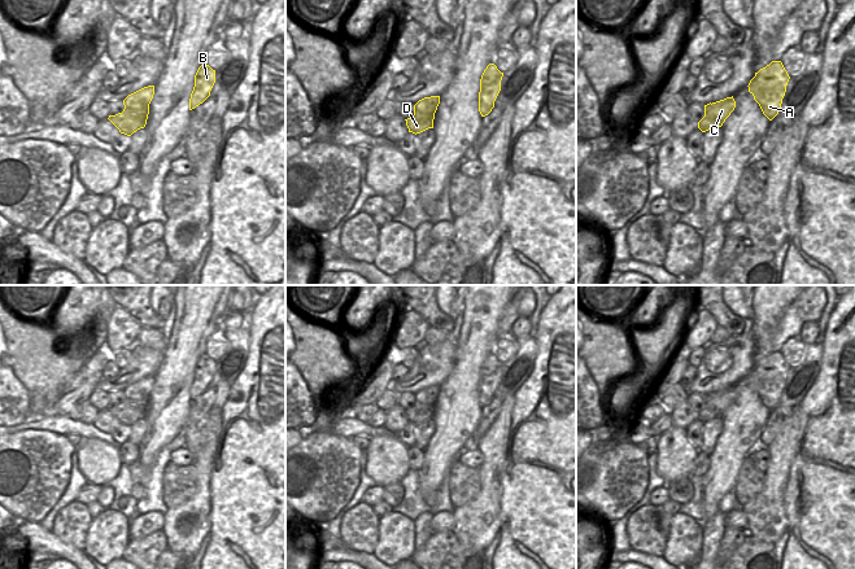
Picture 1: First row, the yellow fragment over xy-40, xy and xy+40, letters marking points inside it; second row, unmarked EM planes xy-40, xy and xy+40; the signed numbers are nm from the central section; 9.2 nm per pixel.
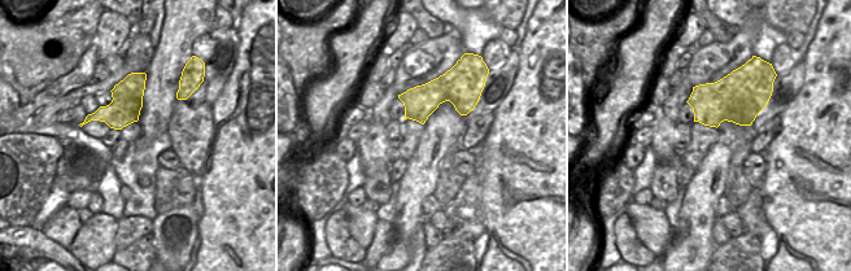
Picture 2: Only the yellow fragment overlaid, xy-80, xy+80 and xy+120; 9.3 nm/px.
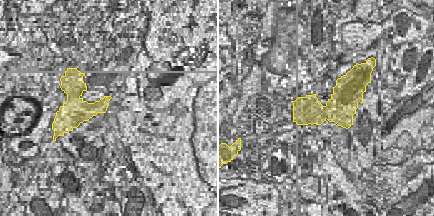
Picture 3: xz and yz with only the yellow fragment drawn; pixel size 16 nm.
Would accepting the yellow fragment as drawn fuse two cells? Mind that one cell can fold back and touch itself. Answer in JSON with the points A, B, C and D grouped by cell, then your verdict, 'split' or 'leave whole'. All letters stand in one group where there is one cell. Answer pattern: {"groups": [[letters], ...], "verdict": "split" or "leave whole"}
{"groups": [["A", "B", "C"], ["D"]], "verdict": "split"}

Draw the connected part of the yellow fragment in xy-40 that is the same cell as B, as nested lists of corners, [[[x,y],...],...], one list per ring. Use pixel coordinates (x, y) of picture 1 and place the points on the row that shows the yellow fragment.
[[[202,64],[195,75],[195,87],[189,99],[189,110],[202,104],[209,96],[215,83],[215,70]]]

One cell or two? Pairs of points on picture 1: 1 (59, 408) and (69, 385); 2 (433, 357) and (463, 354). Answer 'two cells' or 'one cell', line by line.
1: two cells
2: two cells

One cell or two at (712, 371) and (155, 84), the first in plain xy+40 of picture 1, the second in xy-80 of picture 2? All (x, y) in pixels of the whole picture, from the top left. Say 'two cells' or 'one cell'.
two cells

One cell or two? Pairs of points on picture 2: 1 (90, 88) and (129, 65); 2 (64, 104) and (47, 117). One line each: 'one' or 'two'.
1: one
2: one

